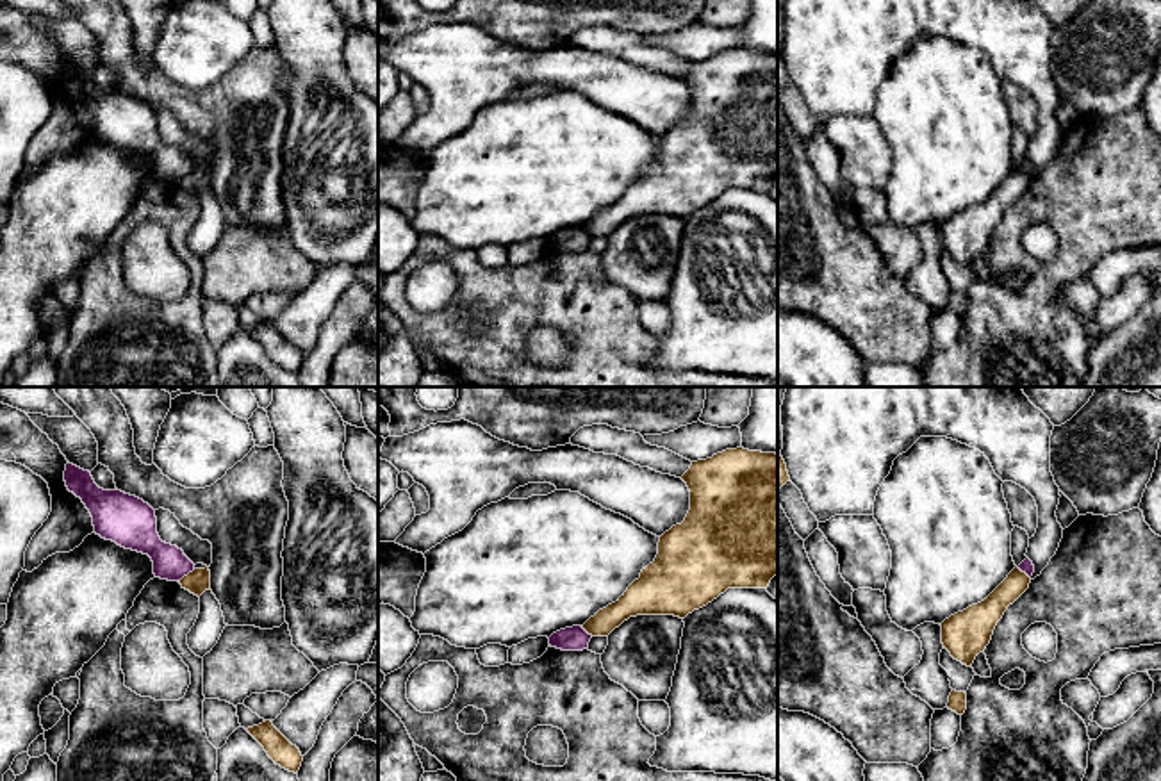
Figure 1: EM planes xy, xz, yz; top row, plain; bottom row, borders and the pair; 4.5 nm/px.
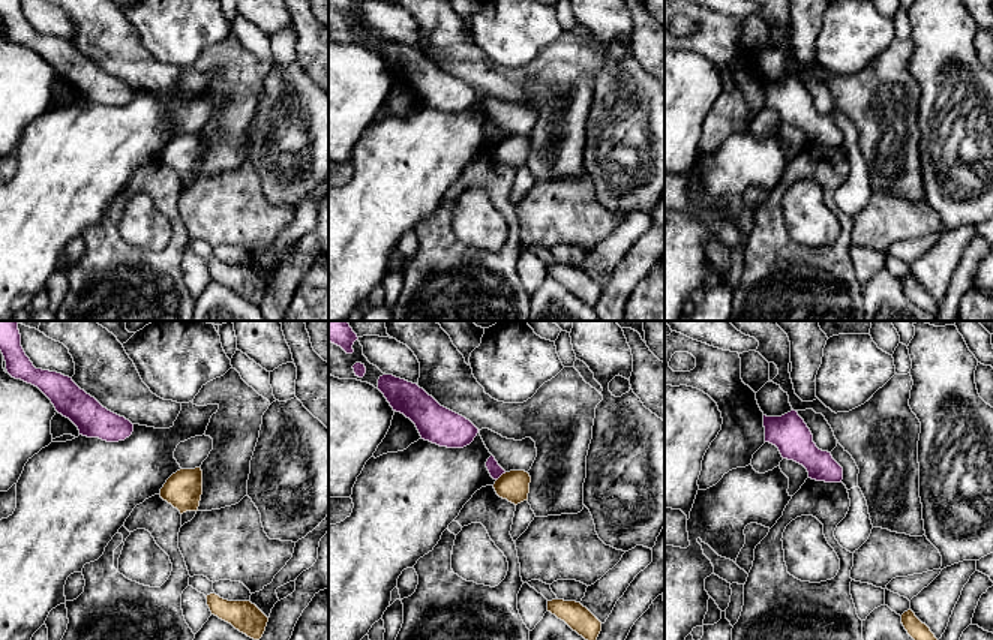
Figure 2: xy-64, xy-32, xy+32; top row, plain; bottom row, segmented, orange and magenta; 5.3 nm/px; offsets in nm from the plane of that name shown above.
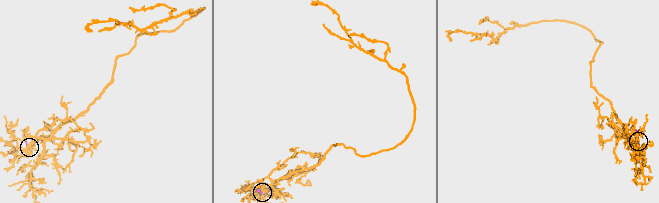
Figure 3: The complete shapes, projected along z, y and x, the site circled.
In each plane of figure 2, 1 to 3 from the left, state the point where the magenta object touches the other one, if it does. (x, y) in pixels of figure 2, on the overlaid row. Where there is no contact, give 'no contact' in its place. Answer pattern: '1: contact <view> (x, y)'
1: no contact
2: contact xy-32 (501, 475)
3: no contact

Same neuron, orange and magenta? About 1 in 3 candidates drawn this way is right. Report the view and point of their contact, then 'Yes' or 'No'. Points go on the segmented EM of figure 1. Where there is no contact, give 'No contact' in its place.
Touches orange at xy (188, 575). No

